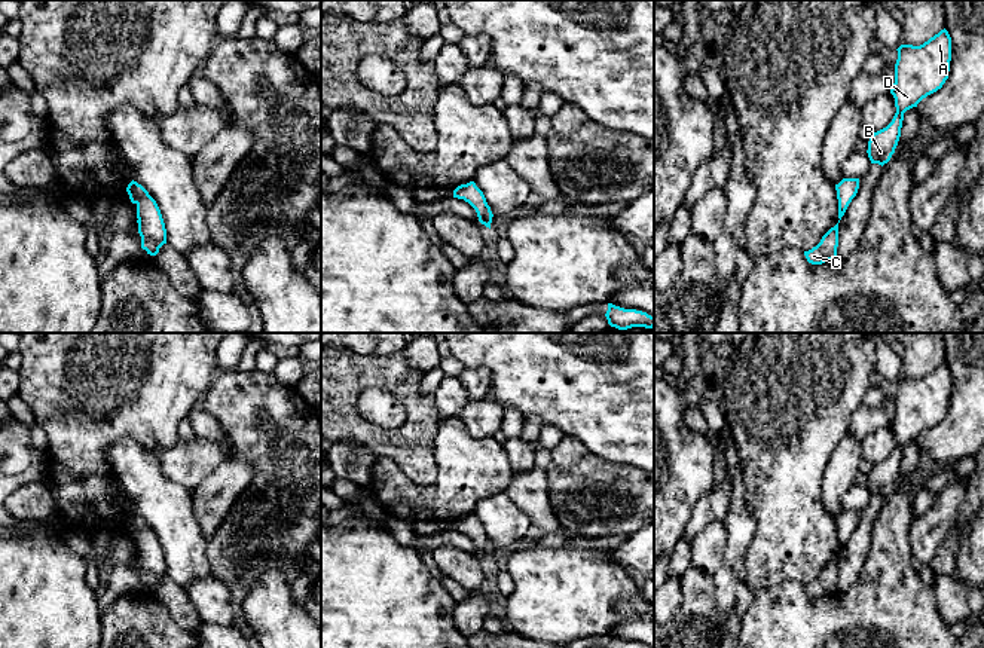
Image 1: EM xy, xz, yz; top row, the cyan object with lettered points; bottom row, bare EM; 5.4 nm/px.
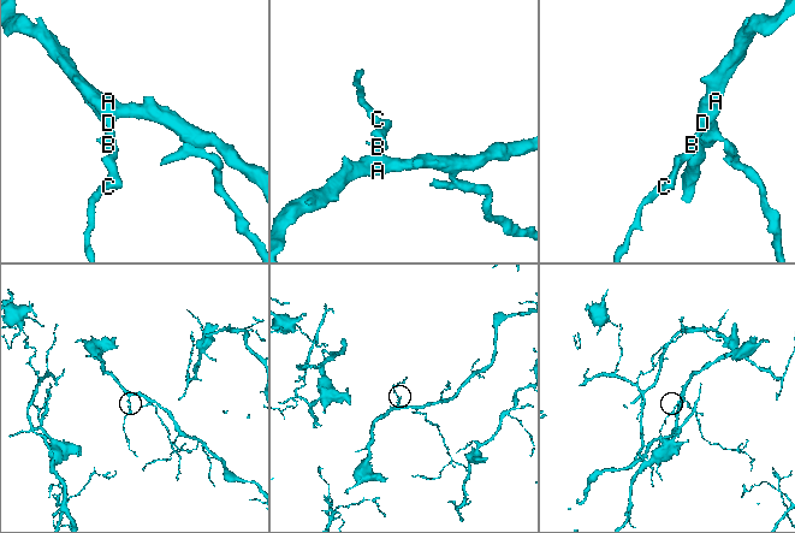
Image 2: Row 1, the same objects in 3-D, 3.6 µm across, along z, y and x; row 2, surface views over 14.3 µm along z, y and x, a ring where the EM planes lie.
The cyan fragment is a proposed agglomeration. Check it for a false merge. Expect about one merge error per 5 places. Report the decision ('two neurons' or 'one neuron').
one neuron

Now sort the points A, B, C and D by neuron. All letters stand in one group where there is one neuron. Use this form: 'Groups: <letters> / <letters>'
Groups: A B C D

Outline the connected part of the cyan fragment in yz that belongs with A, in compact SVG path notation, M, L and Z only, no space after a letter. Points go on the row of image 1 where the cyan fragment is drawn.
M944 28L920 46L901 45L896 51L895 83L890 89L896 113L886 128L873 134L867 150L871 163L881 166L895 153L904 113L941 89L948 79L951 37Z

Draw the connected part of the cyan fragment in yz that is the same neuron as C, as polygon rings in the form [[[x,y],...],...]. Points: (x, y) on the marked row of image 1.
[[[838,223],[831,227],[820,239],[820,242],[809,251],[804,251],[804,256],[812,265],[822,265],[828,260],[837,259],[838,247]]]

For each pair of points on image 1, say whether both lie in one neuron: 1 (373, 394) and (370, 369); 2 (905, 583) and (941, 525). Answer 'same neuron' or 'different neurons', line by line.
1: different neurons
2: different neurons

